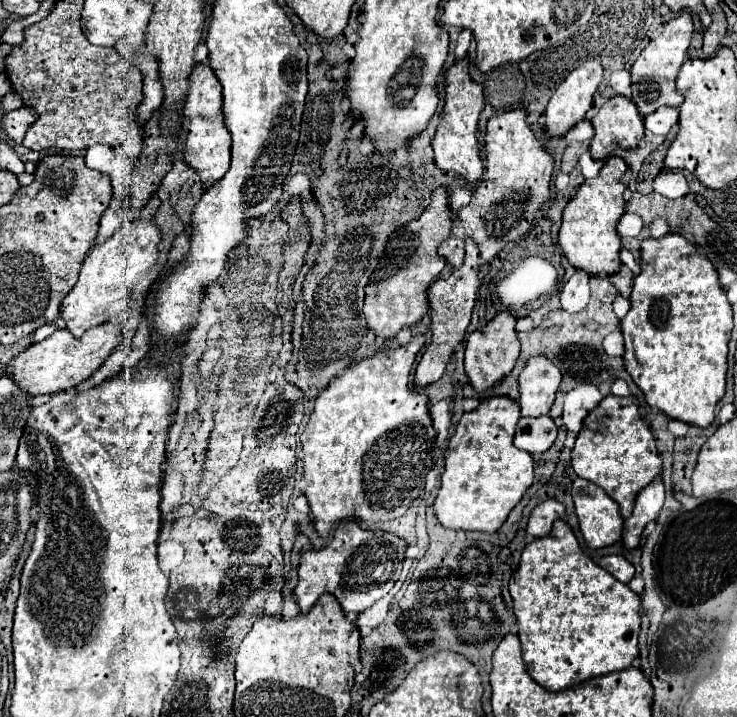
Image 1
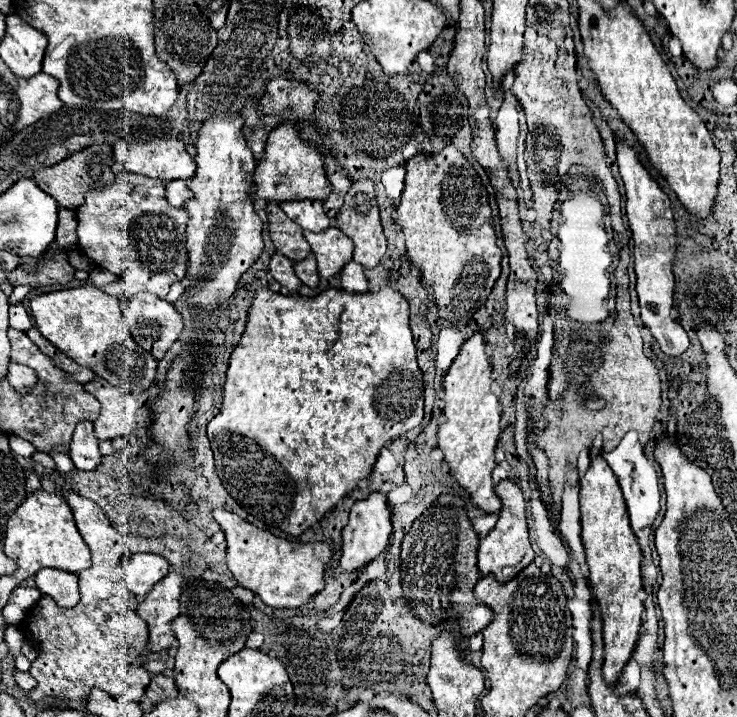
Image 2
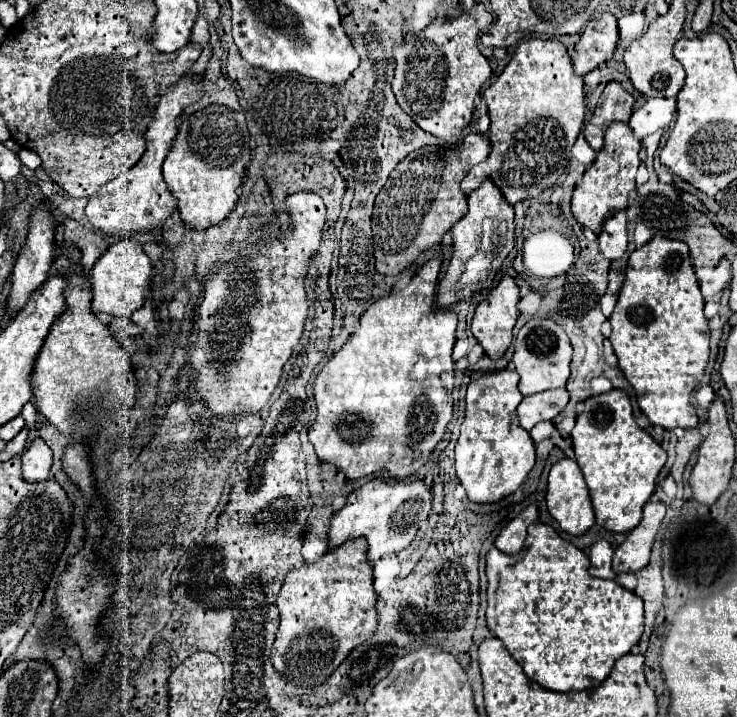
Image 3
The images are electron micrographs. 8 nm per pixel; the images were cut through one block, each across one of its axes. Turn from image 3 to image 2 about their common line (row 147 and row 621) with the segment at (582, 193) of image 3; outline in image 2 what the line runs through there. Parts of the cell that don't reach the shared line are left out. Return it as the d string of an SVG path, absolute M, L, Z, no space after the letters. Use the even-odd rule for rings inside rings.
M590 452L590 466L580 478L580 510L582 510L582 540L586 548L586 564L590 568L590 588L600 604L604 624L604 680L616 682L628 662L642 622L644 602L640 598L642 550L630 528L626 502L618 480L600 452Z

